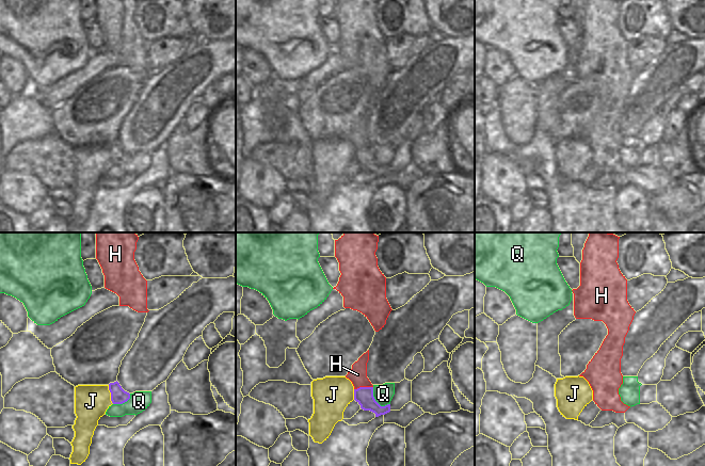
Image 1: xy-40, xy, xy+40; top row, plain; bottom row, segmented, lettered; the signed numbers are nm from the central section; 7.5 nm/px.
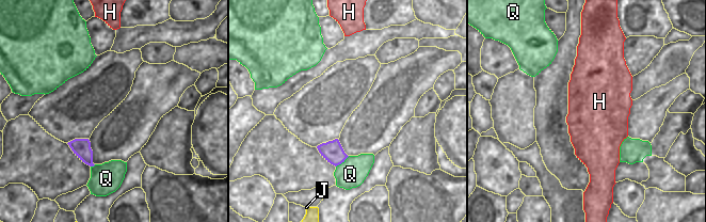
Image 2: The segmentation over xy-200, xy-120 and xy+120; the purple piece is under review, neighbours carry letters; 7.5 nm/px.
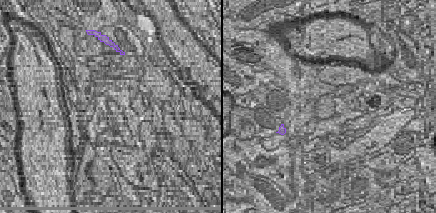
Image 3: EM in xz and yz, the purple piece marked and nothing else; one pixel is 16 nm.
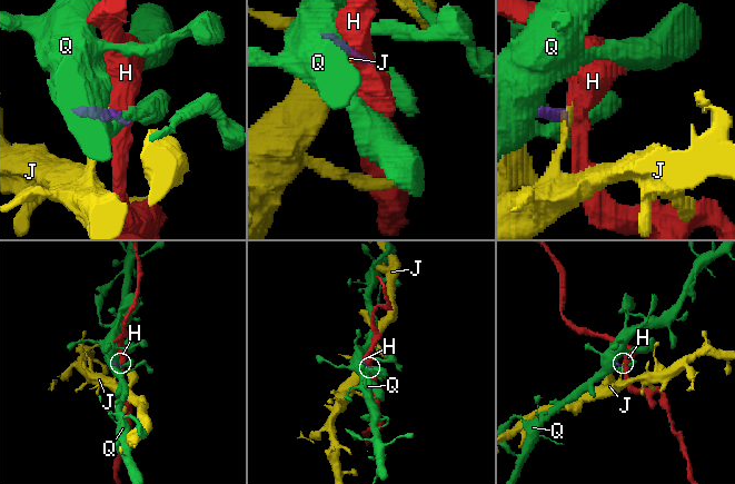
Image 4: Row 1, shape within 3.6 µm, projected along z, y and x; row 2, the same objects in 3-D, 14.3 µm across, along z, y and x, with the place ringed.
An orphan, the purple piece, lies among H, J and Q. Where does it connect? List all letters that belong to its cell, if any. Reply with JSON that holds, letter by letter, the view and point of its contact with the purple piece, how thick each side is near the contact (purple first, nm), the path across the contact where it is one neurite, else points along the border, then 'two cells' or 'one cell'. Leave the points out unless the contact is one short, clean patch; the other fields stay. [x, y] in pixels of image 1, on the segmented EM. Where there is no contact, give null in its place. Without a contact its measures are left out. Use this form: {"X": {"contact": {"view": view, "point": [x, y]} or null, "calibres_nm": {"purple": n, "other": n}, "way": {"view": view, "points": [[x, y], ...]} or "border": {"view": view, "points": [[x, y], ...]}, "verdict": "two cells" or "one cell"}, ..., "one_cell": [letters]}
{"H": {"contact": {"view": "xy", "point": [363, 387]}, "calibres_nm": {"purple": 140, "other": 140}, "border": {"view": "xy", "points": [[372, 386], [359, 386], [354, 389]]}, "verdict": "two cells"}, "J": {"contact": {"view": "xy-40", "point": [111, 395]}, "calibres_nm": {"purple": 120, "other": 260}, "border": {"view": "xy-40", "points": [[108, 385], [110, 400], [113, 403]]}, "verdict": "two cells"}, "Q": {"contact": {"view": "xy", "point": [375, 401]}, "calibres_nm": {"purple": 140, "other": 140}, "verdict": "two cells"}, "one_cell": []}

